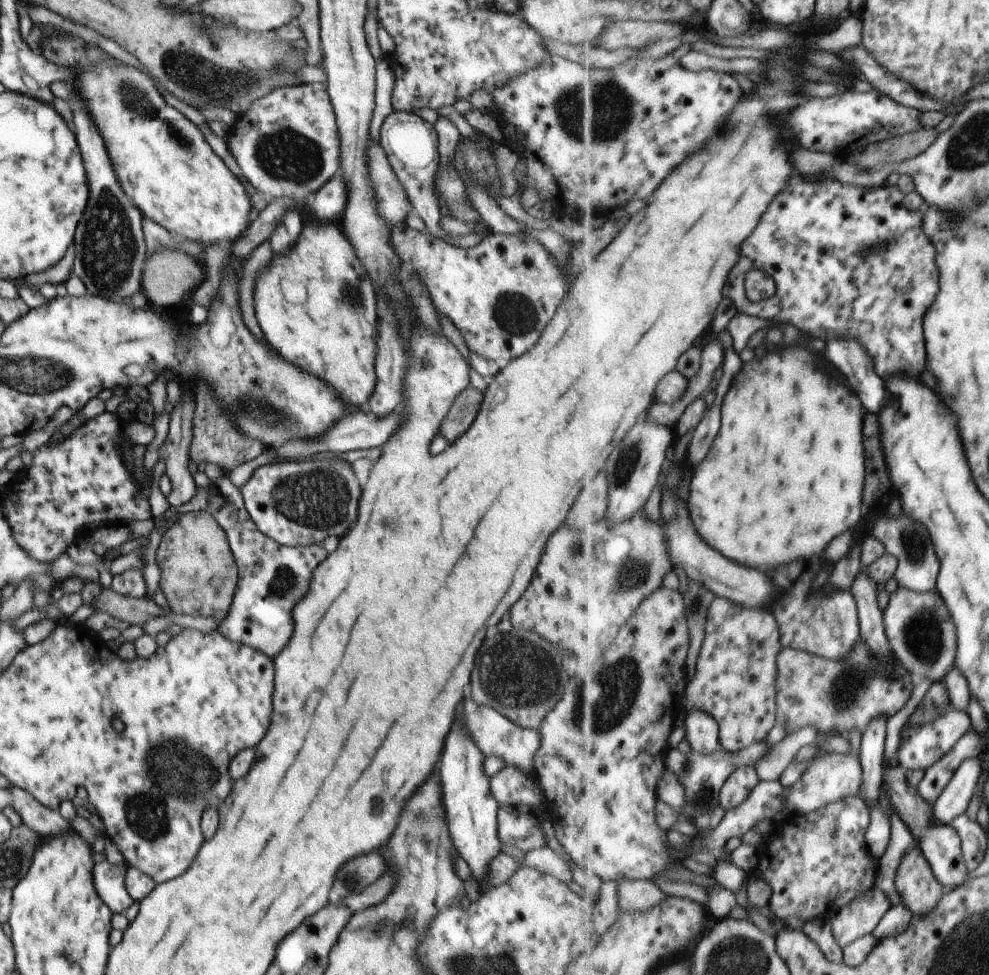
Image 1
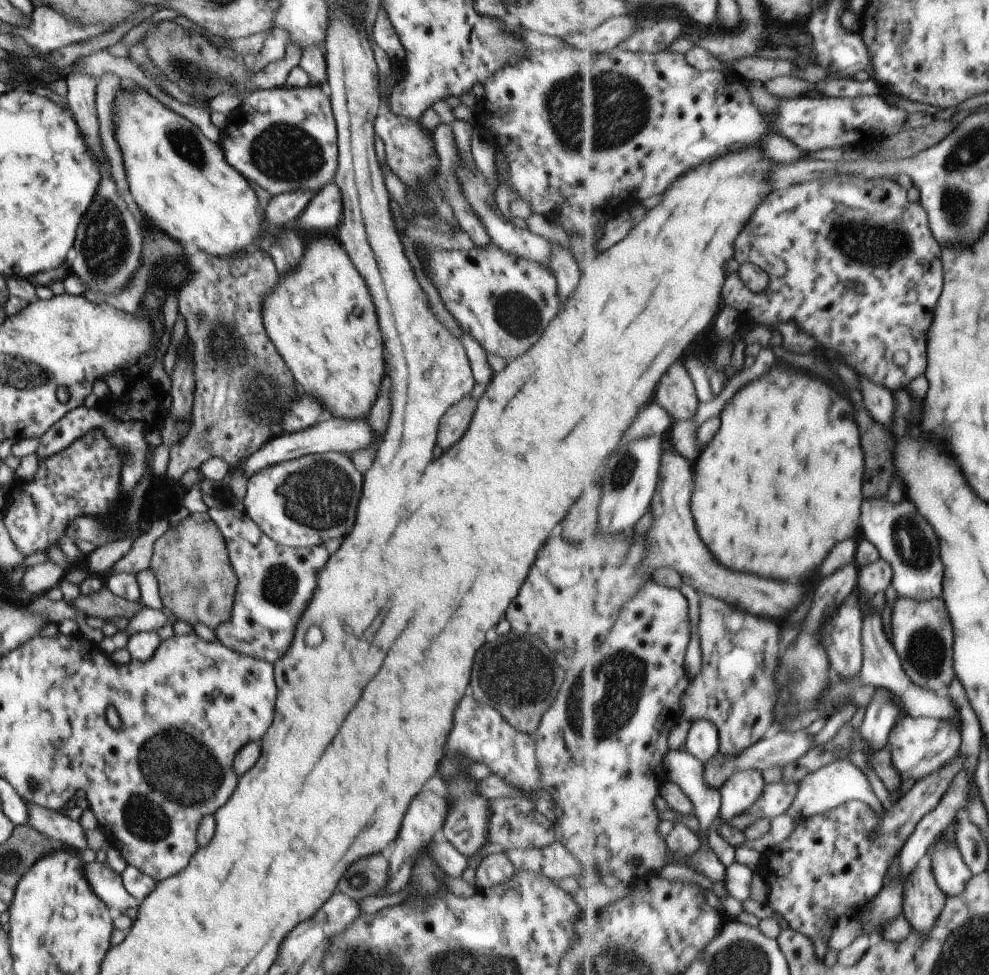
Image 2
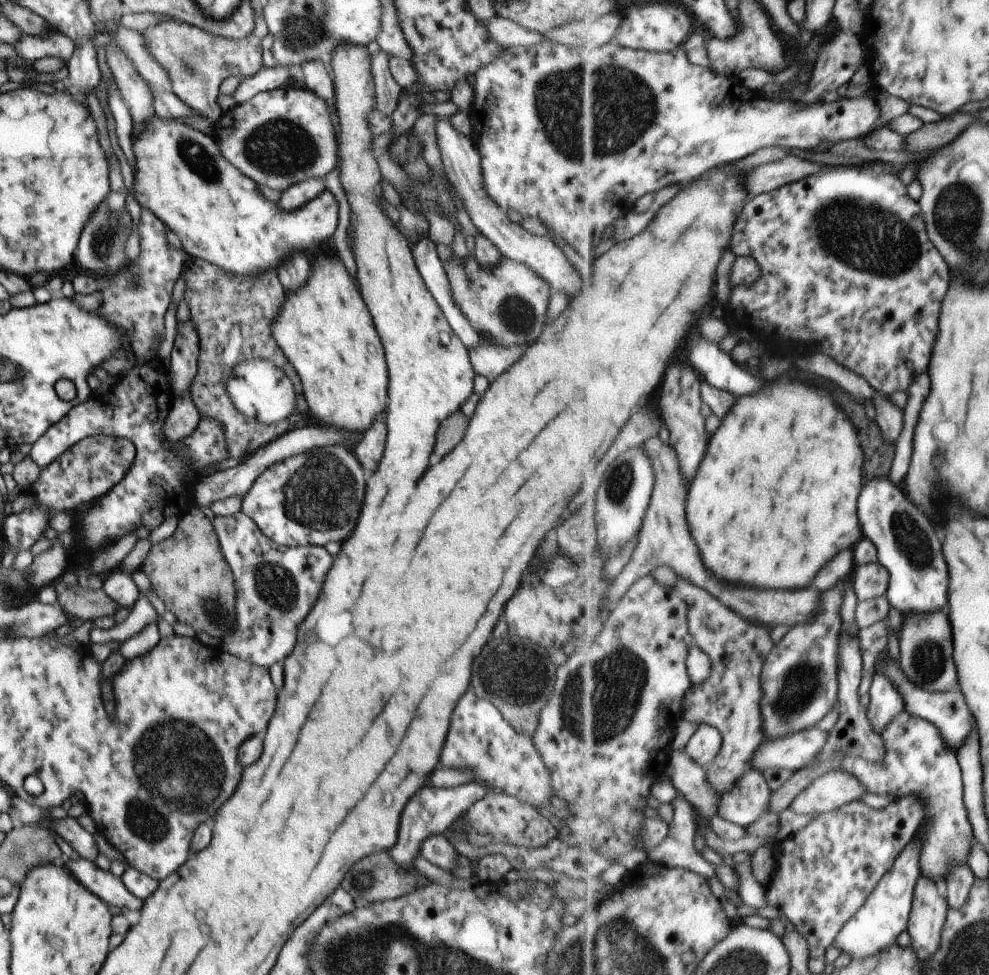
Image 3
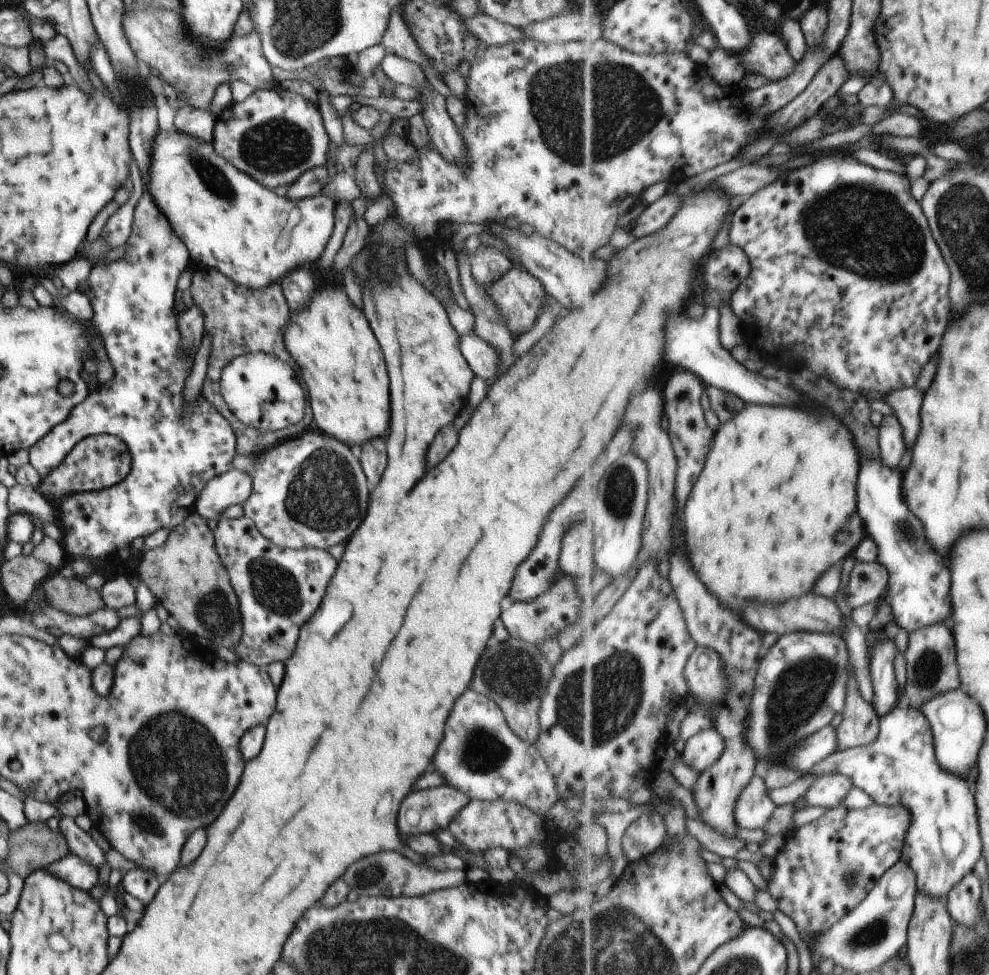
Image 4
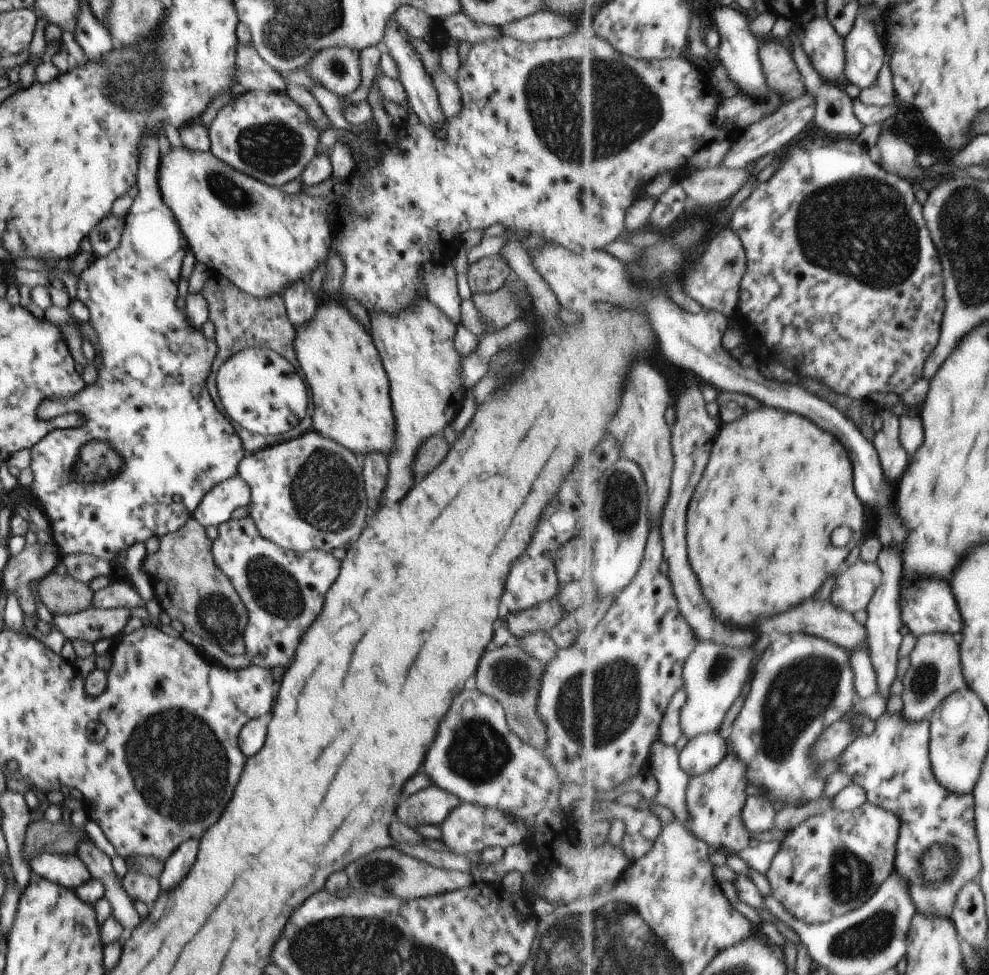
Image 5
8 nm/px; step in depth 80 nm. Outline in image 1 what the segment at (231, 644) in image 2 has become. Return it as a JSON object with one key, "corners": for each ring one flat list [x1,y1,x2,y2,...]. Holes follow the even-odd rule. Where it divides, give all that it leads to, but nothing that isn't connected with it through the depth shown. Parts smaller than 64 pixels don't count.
{"corners":[[226,473,210,481,208,486,213,491,208,508,216,523,224,530,230,554,236,564,236,587,226,617,218,624,218,633,273,659,281,646,285,646,293,630,292,608,306,594,310,576,325,558,325,550,316,544,296,547,282,545,259,532,243,512,238,488,233,486]]}

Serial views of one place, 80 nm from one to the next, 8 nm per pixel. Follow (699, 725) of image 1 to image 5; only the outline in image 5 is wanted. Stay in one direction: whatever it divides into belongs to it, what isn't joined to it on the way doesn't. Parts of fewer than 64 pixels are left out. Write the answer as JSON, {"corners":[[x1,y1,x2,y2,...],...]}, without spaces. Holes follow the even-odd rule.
{"corners":[[719,732,705,733,688,739,680,752,680,765,692,777,709,772,729,753,729,742]]}

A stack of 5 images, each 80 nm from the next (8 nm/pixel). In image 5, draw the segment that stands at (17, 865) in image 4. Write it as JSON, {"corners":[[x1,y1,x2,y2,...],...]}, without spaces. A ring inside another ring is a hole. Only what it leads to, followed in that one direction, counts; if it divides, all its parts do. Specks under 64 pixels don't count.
{"corners":[[42,818,29,821,20,851,25,862,31,861,41,853,75,854,76,844,81,839,87,839,86,834,71,822,68,824,60,820,57,823,50,823]]}

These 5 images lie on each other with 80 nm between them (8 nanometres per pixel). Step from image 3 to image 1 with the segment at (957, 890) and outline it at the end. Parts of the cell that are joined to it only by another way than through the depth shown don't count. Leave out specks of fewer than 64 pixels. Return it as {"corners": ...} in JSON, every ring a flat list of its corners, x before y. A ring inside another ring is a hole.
{"corners":[[898,764,897,766,887,770,884,773,884,783,890,792,892,805,896,814,901,818,904,824,909,828,914,839,918,841,918,846,924,852,926,859,930,861,934,869,935,876,939,882,945,887,945,890,951,891,963,885,961,882,965,880,968,869,964,852,961,850,960,834,955,830,954,826,940,823,935,816,933,804,927,802,918,787,909,786,907,778,905,778,907,769]]}

